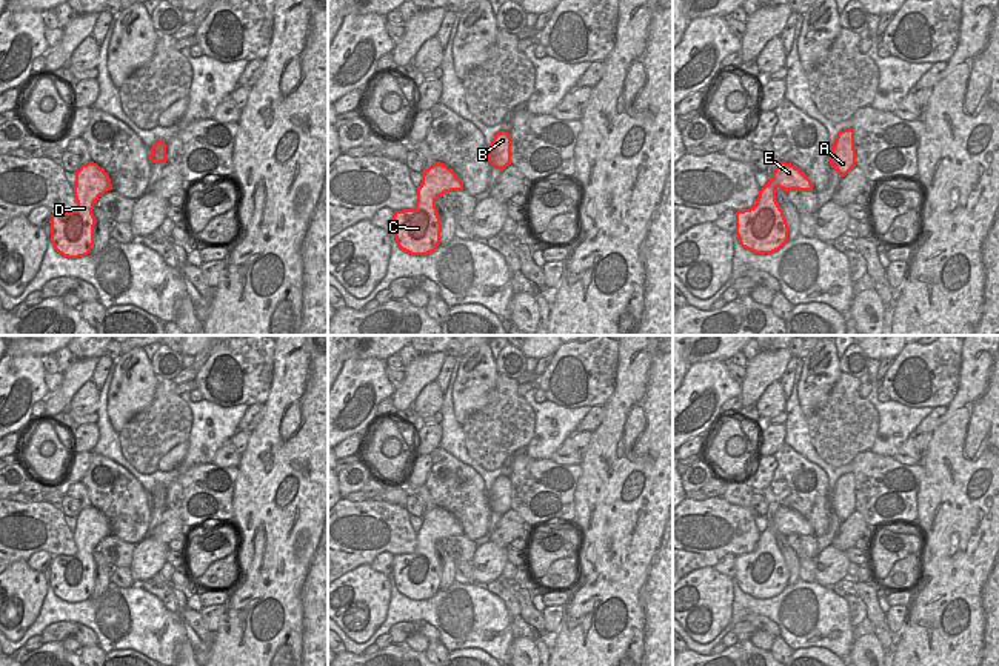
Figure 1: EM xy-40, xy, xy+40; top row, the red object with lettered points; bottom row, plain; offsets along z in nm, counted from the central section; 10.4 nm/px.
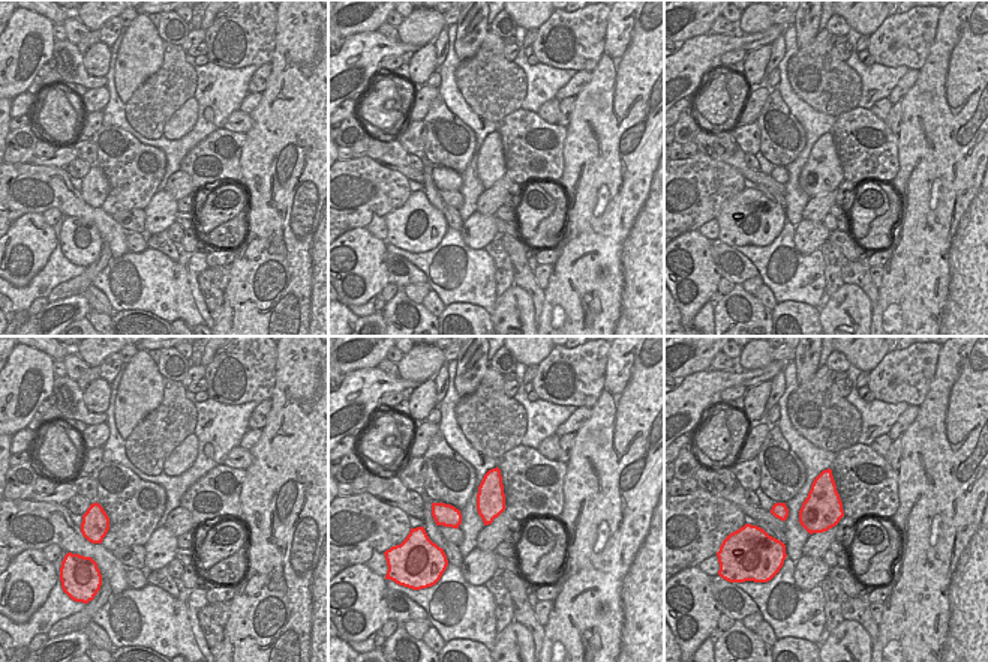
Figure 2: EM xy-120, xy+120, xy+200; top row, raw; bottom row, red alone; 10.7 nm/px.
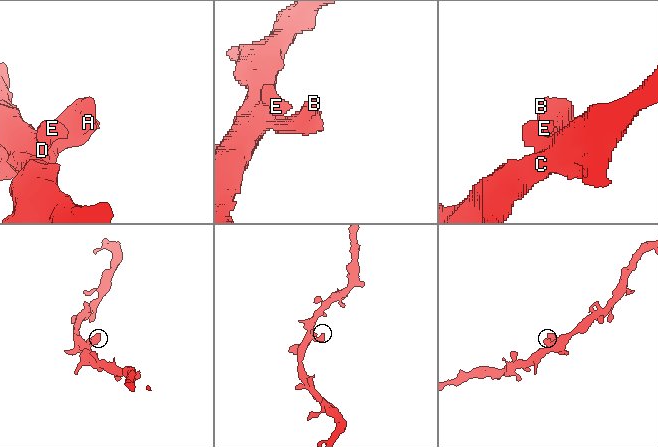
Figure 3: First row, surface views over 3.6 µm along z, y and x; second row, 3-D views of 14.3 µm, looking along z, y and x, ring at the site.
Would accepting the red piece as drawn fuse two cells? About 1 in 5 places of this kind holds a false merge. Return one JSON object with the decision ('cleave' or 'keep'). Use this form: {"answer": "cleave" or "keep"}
{"answer": "keep"}

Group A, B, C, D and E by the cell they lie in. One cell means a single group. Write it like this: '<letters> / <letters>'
A B C D E

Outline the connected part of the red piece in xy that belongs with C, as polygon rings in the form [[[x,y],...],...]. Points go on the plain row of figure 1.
[[[436,506],[422,517],[416,552],[394,555],[393,560],[396,588],[402,595],[428,600],[437,594],[442,568],[436,544],[451,535],[463,535],[463,528],[446,509]]]

